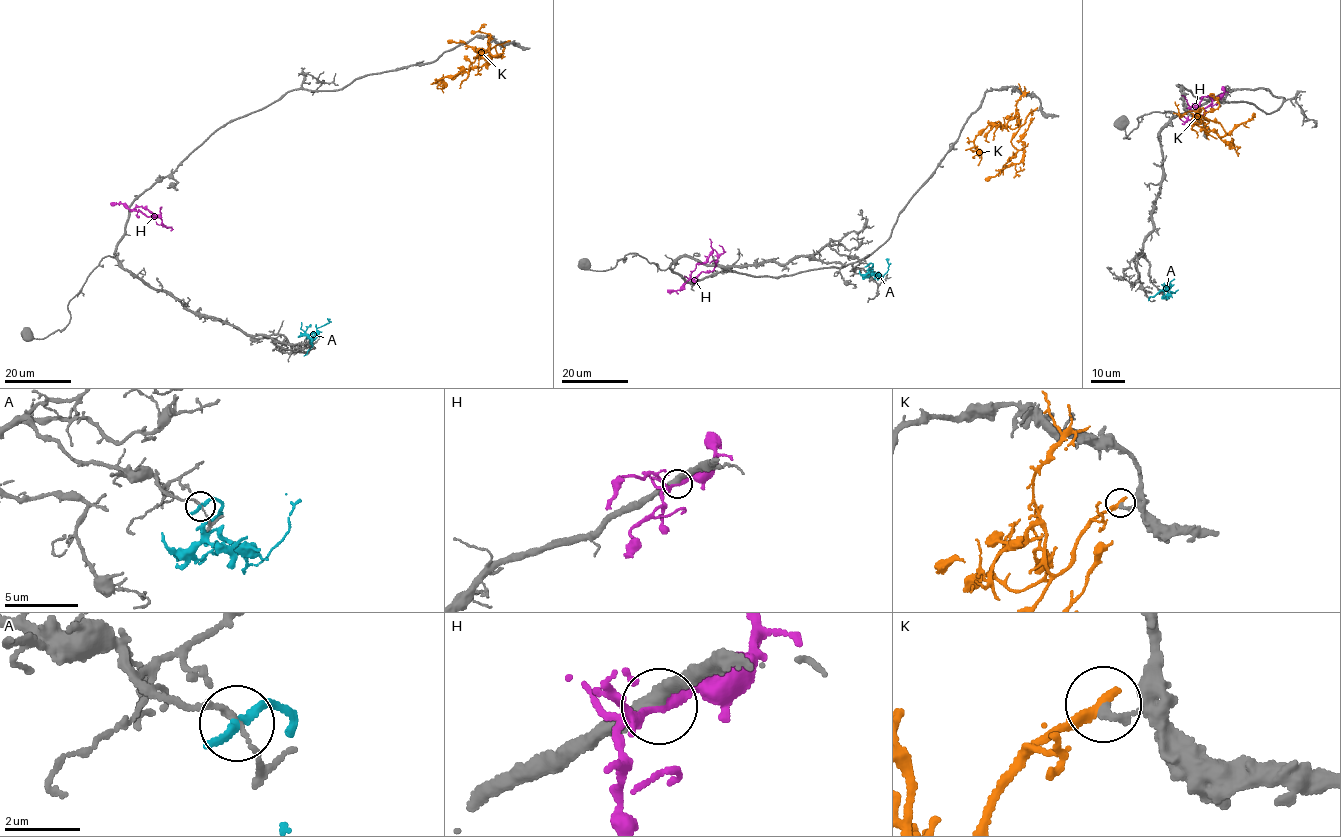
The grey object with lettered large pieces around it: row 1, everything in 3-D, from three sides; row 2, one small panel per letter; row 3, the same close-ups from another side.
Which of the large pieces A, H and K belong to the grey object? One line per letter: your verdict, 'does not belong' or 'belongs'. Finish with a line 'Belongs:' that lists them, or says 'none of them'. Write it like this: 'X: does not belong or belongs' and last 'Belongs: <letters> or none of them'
A: does not belong
H: does not belong
K: does not belong
Belongs: none of them

